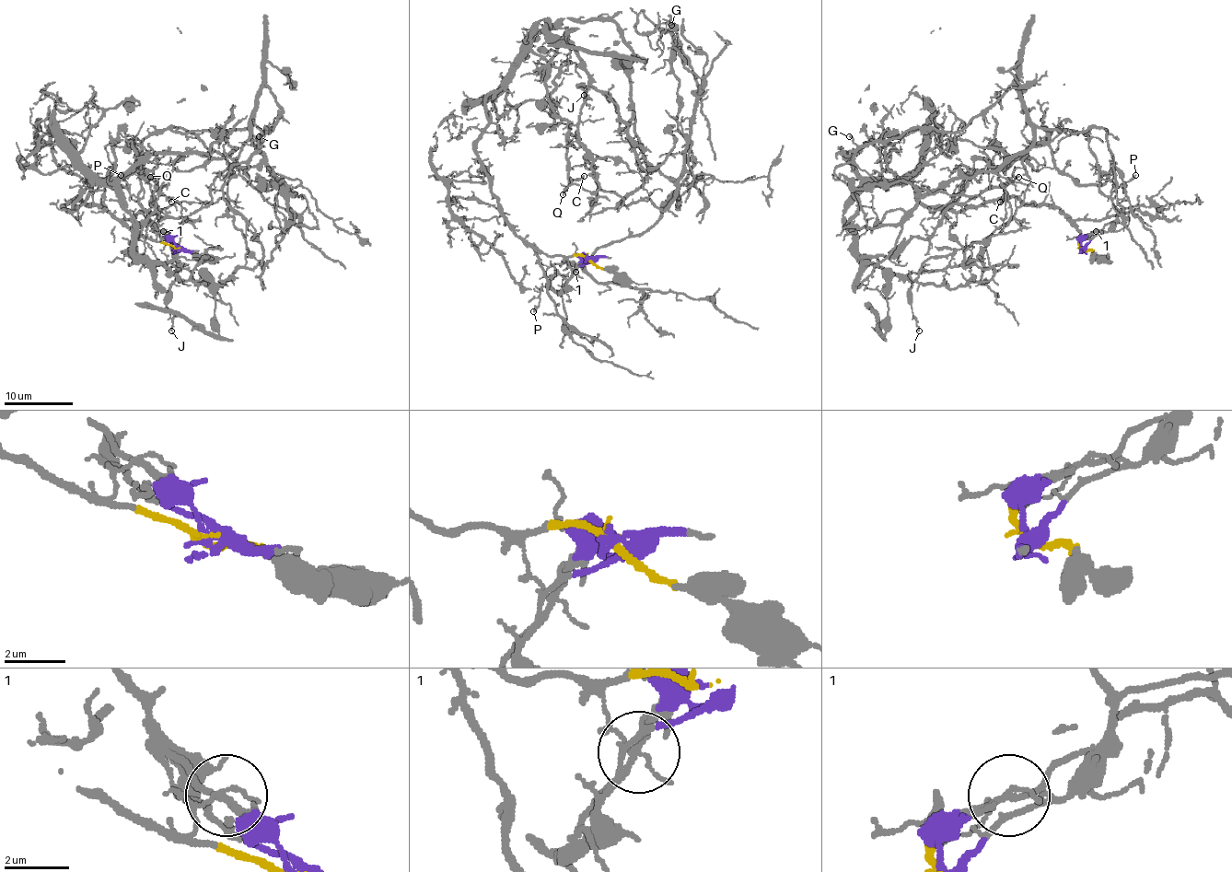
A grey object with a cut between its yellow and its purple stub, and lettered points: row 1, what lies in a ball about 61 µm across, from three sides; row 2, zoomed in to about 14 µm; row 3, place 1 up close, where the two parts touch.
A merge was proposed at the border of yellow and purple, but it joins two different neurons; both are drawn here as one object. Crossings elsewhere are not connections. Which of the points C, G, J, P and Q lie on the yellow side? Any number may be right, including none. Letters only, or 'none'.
C, J, Q

